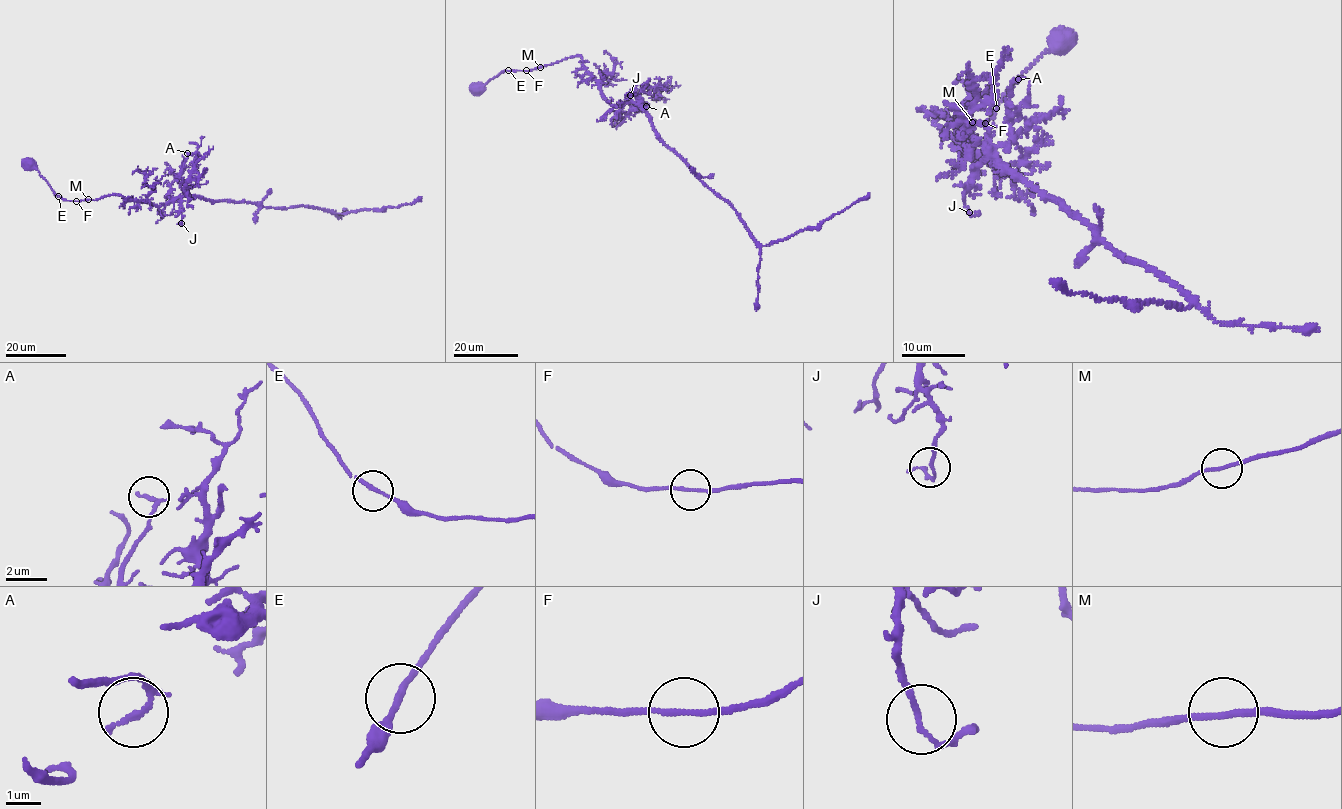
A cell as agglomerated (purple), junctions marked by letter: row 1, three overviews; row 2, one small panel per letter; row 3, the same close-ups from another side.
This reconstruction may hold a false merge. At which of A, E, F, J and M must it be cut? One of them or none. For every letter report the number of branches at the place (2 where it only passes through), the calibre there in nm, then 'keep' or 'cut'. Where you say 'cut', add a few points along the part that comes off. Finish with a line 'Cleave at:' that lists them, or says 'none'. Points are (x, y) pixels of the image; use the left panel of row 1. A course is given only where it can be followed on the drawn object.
A: branches 2; calibre 150 nm; keep
E: branches 2; calibre 160 nm; keep
F: branches 2; calibre 140 nm; keep
J: branches 2; calibre 130 nm; keep
M: branches 2; calibre 160 nm; keep
Cleave at: none

